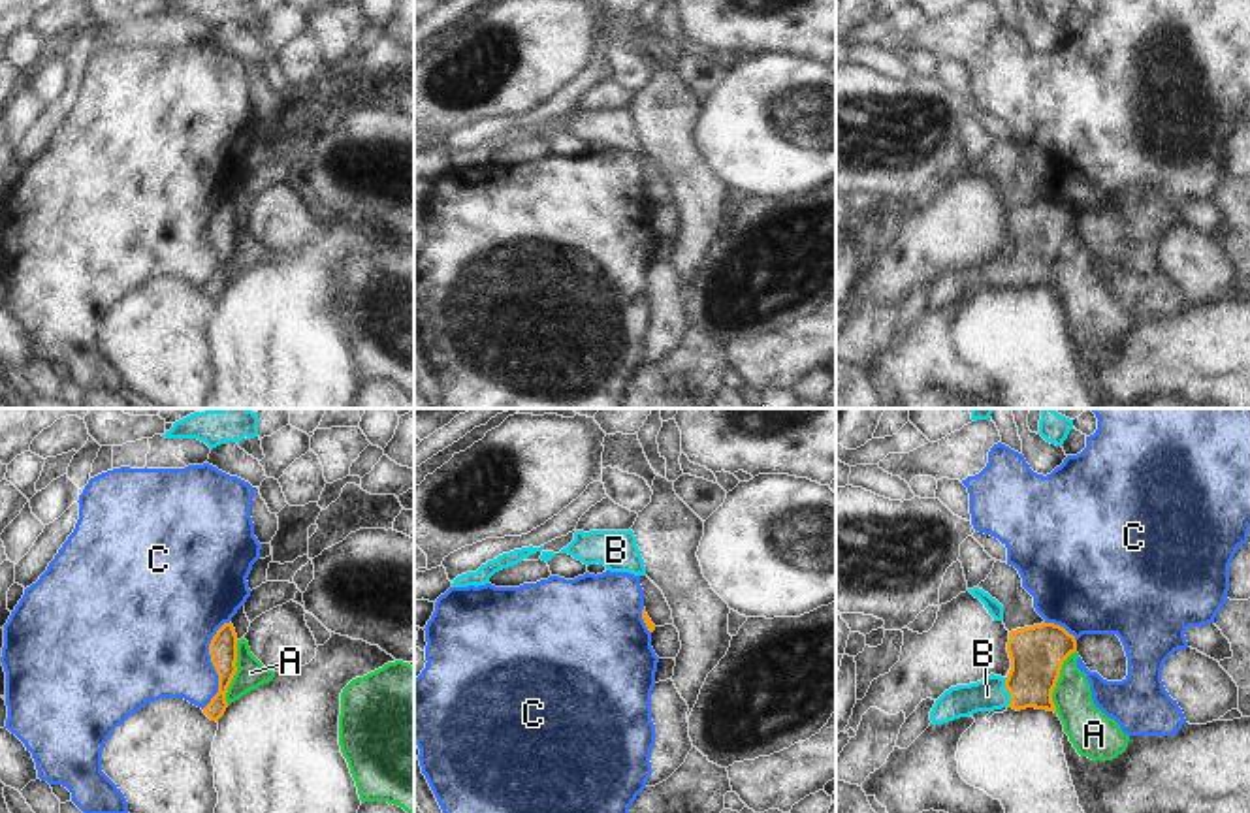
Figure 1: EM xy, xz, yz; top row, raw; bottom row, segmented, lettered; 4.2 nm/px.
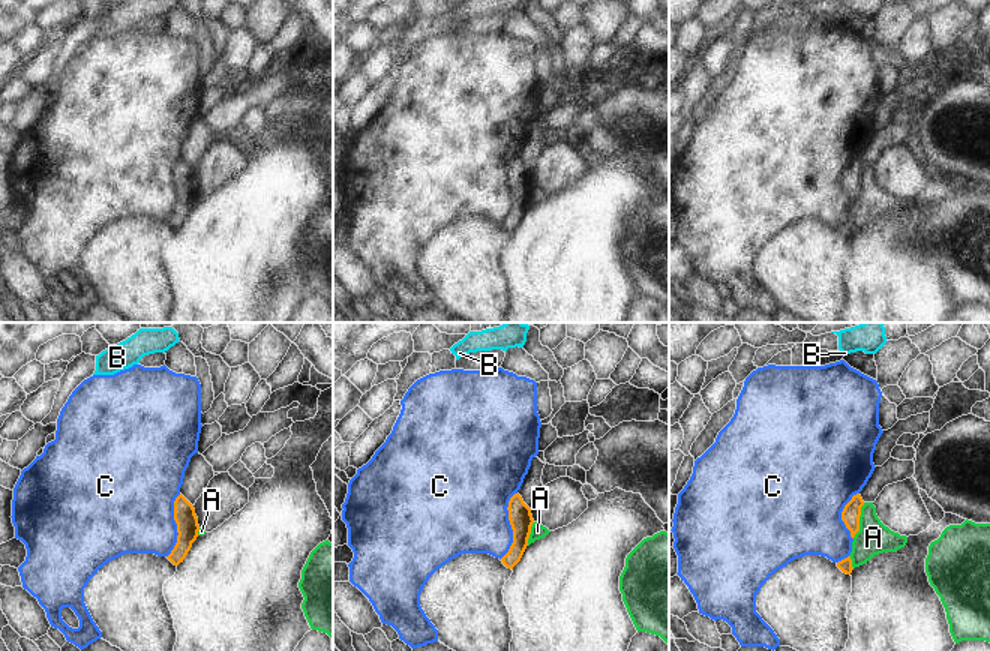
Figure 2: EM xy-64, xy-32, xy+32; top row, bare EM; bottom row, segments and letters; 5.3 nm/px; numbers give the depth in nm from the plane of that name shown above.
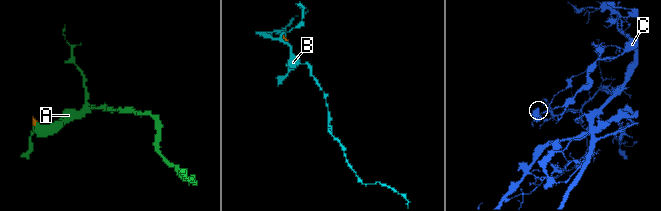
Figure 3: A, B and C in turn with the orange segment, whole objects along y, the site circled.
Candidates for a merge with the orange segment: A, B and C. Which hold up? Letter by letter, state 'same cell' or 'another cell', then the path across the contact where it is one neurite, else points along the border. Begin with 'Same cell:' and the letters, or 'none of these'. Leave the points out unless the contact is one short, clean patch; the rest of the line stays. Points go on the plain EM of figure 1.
Same cell: B
A: another cell; border along xy (238, 219), (236, 253), (226, 271), (226, 283)
B: same cell; runs through yz (1038, 230), (1036, 243), (1009, 270), (987, 273)
C: another cell; border along xy (228, 200), (209, 223), (217, 271), (202, 286)

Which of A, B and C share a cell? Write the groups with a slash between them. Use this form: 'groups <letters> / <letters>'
groups A / B / C

